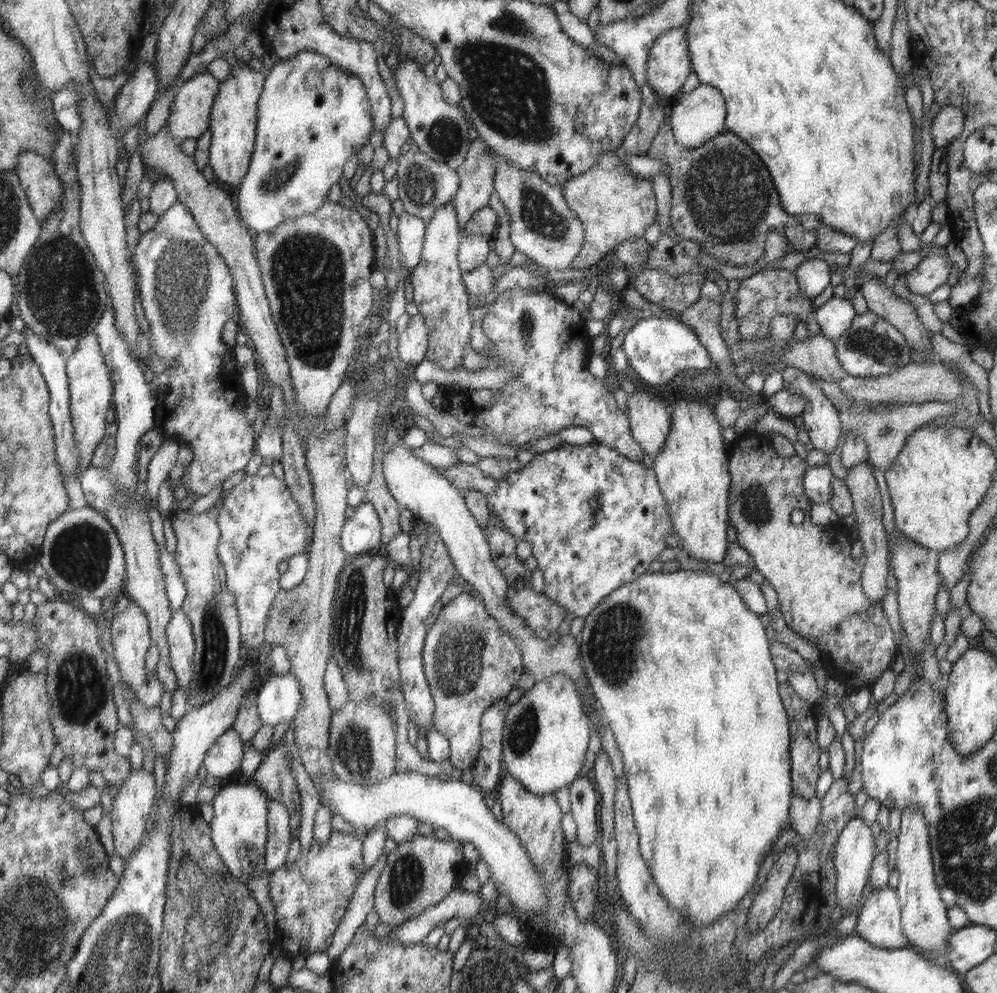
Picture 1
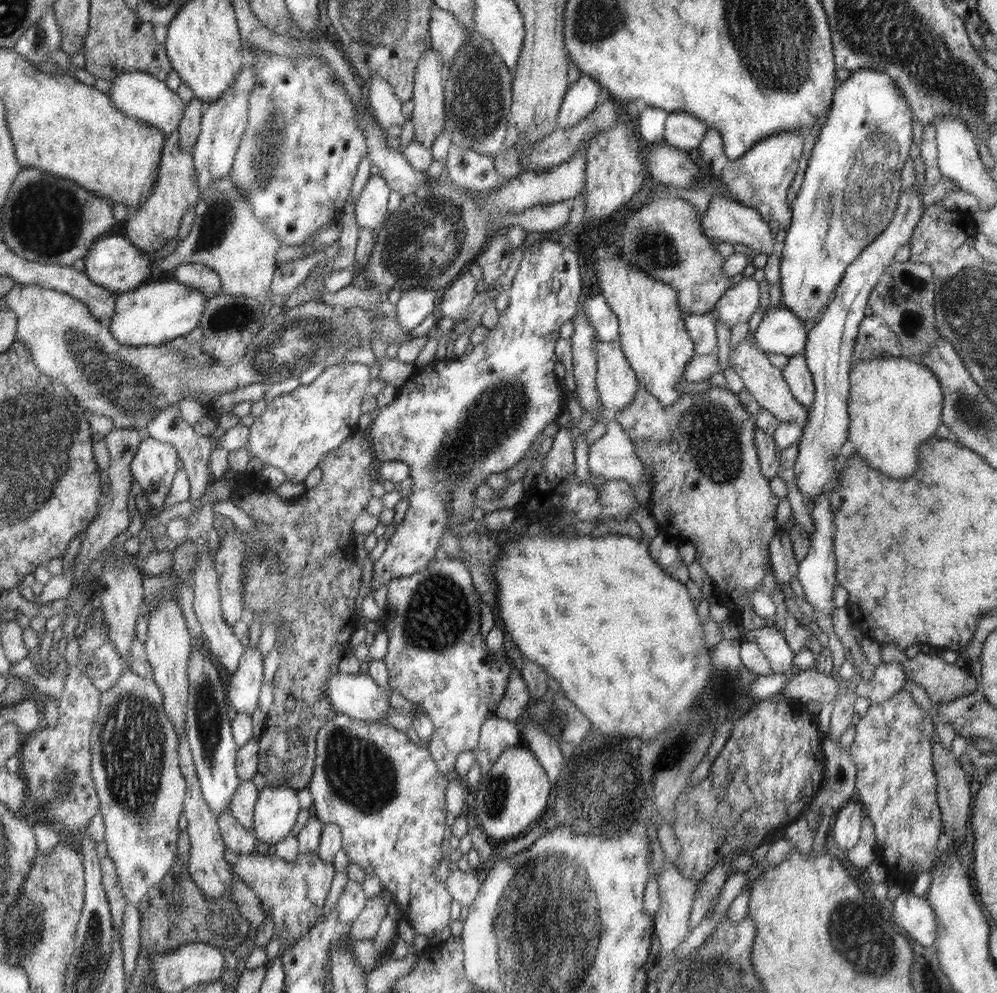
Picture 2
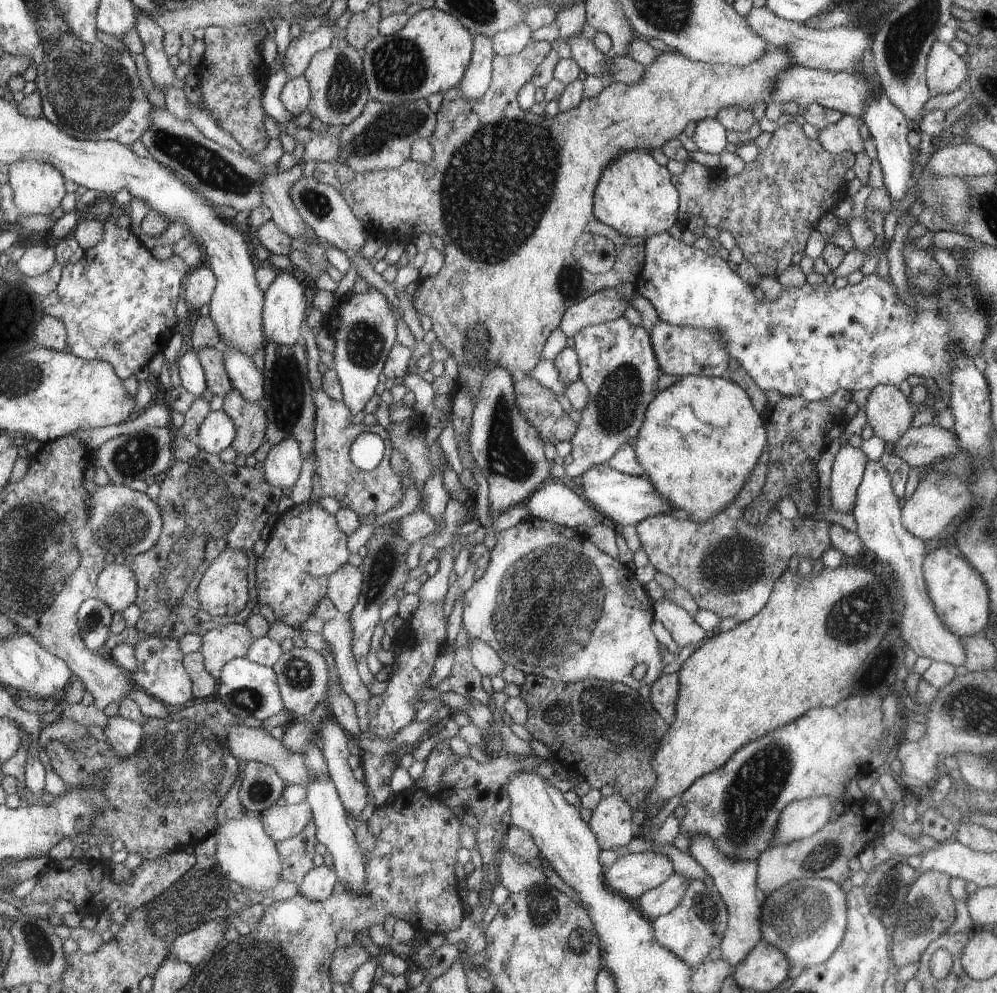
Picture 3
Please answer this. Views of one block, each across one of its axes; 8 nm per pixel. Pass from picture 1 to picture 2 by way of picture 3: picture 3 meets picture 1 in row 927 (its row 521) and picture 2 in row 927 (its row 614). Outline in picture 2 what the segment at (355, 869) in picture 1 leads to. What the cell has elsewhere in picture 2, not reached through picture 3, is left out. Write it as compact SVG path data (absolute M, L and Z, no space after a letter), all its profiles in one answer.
M227 850L225 856L232 864L233 875L238 875L261 900L265 916L268 913L272 916L275 922L273 934L280 937L280 944L287 943L290 948L296 945L322 912L330 882L336 872L334 864L326 863L325 859L316 855L316 851L300 854L292 862L286 862L276 855L264 856L256 852L240 855Z

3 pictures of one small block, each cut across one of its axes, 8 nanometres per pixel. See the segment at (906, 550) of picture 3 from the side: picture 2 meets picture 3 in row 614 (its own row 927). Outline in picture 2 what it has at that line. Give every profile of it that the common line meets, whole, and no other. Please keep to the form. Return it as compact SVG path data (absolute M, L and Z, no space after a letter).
M911 890L892 894L892 901L891 919L920 946L936 946L940 925L929 899L918 897Z

